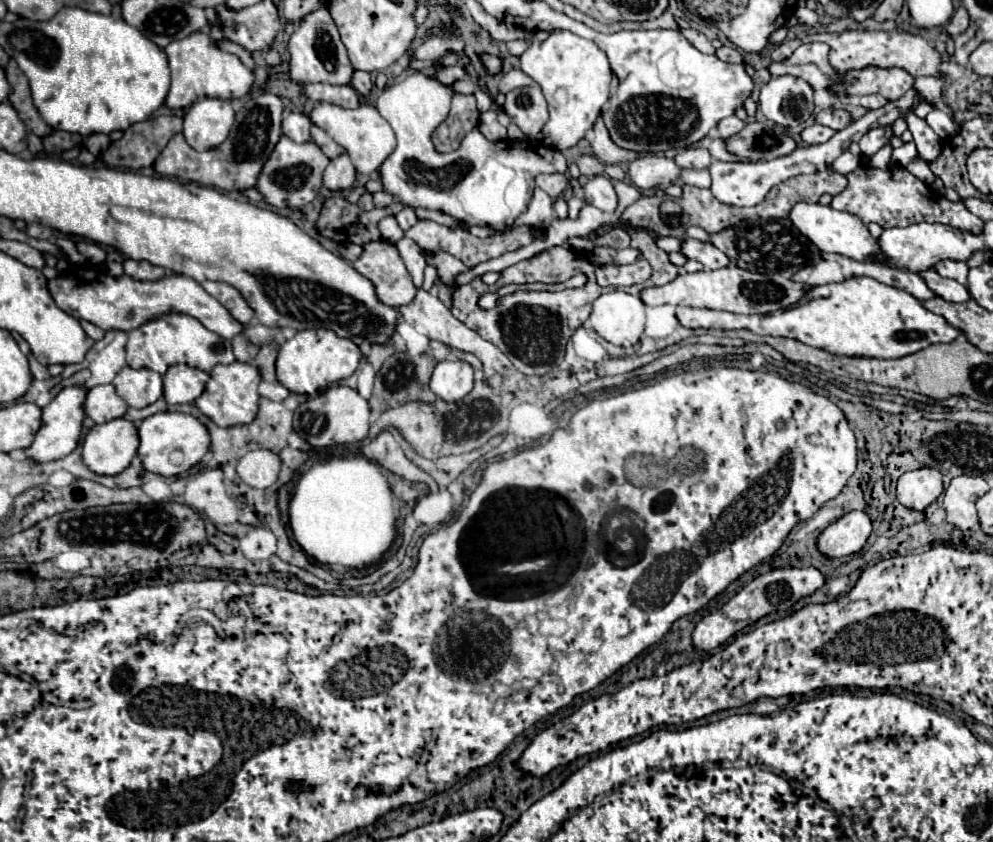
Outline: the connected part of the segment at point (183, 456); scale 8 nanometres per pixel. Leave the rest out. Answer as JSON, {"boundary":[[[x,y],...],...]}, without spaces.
{"boundary":[[[159,412],[153,414],[151,418],[145,418],[137,426],[137,436],[139,436],[137,458],[141,460],[141,466],[147,472],[159,476],[179,476],[187,472],[209,452],[211,444],[207,428],[197,418],[181,412]]]}

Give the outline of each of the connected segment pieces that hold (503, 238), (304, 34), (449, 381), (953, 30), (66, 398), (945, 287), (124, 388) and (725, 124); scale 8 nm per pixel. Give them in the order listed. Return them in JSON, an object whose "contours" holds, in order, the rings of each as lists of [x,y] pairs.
{"contours":[[[[419,220],[411,230],[405,232],[405,236],[411,238],[423,252],[447,252],[447,254],[459,258],[465,266],[475,266],[479,262],[497,258],[507,250],[517,250],[521,246],[531,244],[533,242],[533,228],[519,226],[519,228],[513,228],[511,232],[505,232],[505,234],[493,234],[489,238],[477,238],[477,236],[473,236],[461,228],[453,230],[453,228],[447,228],[447,226],[437,224],[433,220]]],[[[325,2],[321,4],[319,10],[315,10],[313,14],[309,14],[293,32],[293,36],[289,38],[289,76],[293,84],[309,84],[309,82],[323,82],[323,84],[335,84],[335,86],[343,86],[349,84],[353,78],[353,66],[349,62],[347,50],[339,38],[337,26],[331,22],[331,16],[327,14]]],[[[443,360],[435,366],[429,388],[437,398],[445,402],[457,402],[473,388],[473,368],[461,360]]],[[[959,6],[955,10],[955,14],[953,14],[953,18],[949,20],[949,24],[947,24],[945,30],[947,30],[949,36],[957,36],[963,30],[967,30],[967,26],[969,26],[969,14],[967,14],[967,10],[963,6]]],[[[69,386],[63,388],[45,408],[43,408],[43,416],[41,416],[41,428],[35,434],[33,444],[25,450],[27,458],[31,458],[33,462],[51,462],[51,460],[59,460],[65,458],[69,452],[75,450],[79,436],[81,436],[81,424],[83,424],[83,398],[85,398],[87,390],[83,386]]],[[[925,270],[925,272],[921,272],[921,276],[927,282],[927,286],[937,296],[941,296],[943,300],[949,300],[949,302],[967,302],[967,300],[971,300],[971,294],[969,294],[967,286],[963,286],[959,282],[947,282],[947,278],[939,278],[939,274],[935,274],[935,270]]],[[[125,366],[113,380],[117,394],[133,408],[143,408],[153,404],[163,396],[161,376],[153,370],[129,368]]],[[[729,116],[729,118],[723,118],[723,120],[719,122],[717,130],[719,130],[721,138],[731,138],[731,136],[733,136],[733,134],[737,134],[743,126],[745,126],[745,122],[743,122],[743,120],[739,120],[737,116]]]]}

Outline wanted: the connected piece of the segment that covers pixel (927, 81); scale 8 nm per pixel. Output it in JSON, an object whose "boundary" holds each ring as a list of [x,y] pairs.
{"boundary":[[[921,76],[915,80],[915,88],[919,90],[919,94],[923,94],[923,102],[931,102],[935,108],[947,108],[947,104],[943,102],[943,80],[937,76]]]}

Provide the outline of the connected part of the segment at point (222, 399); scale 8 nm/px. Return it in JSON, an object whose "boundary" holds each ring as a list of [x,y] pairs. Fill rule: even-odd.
{"boundary":[[[233,362],[229,366],[215,366],[209,372],[209,376],[211,378],[205,384],[205,392],[195,400],[197,408],[221,428],[253,422],[257,414],[257,402],[259,402],[259,394],[257,394],[257,386],[261,382],[259,370],[251,364]]]}

